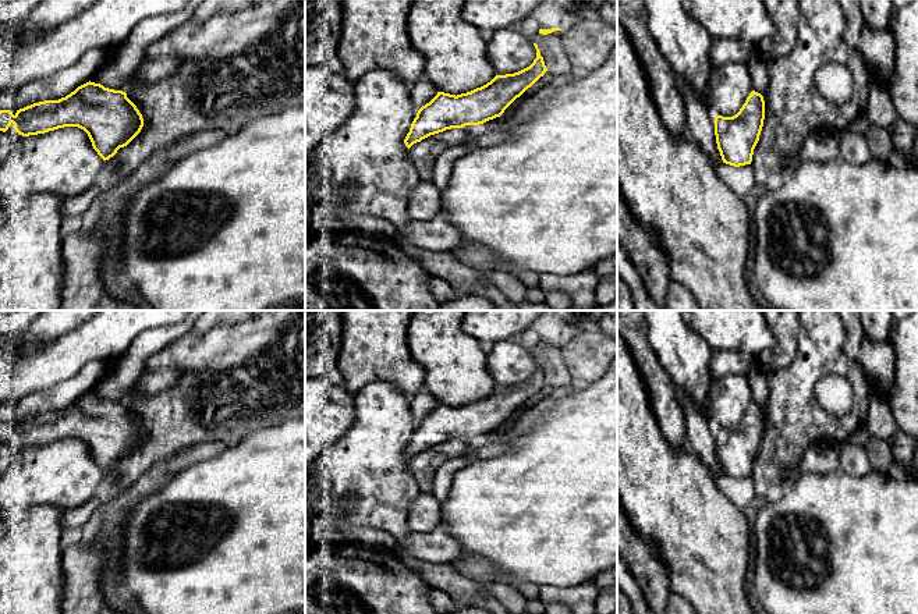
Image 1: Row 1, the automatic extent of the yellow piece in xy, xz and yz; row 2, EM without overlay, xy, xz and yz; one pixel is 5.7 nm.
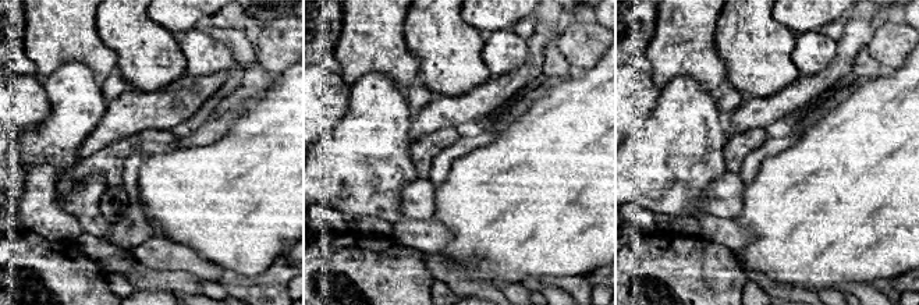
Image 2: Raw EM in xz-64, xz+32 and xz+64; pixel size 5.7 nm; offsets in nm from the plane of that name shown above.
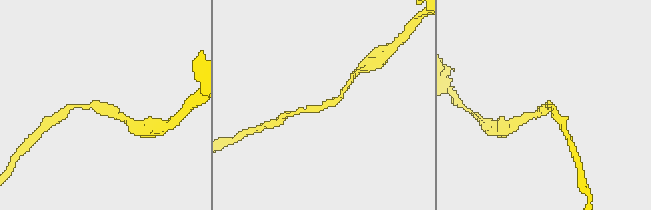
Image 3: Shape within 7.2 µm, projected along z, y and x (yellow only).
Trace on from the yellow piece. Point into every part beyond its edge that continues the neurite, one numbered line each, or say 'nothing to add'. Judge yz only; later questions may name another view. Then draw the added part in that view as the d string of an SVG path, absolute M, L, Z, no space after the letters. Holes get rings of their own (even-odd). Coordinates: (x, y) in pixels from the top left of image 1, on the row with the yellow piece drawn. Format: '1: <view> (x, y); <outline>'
nothing to add

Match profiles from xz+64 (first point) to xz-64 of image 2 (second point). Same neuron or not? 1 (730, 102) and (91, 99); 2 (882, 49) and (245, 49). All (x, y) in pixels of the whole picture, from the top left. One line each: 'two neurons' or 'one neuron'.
1: two neurons
2: two neurons

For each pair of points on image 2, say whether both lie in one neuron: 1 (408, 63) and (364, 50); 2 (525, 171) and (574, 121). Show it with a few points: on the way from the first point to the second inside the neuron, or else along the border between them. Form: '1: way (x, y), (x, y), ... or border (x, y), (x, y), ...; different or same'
1: way (397, 63), (385, 50), (375, 50); same
2: way (538, 159), (563, 134); same

